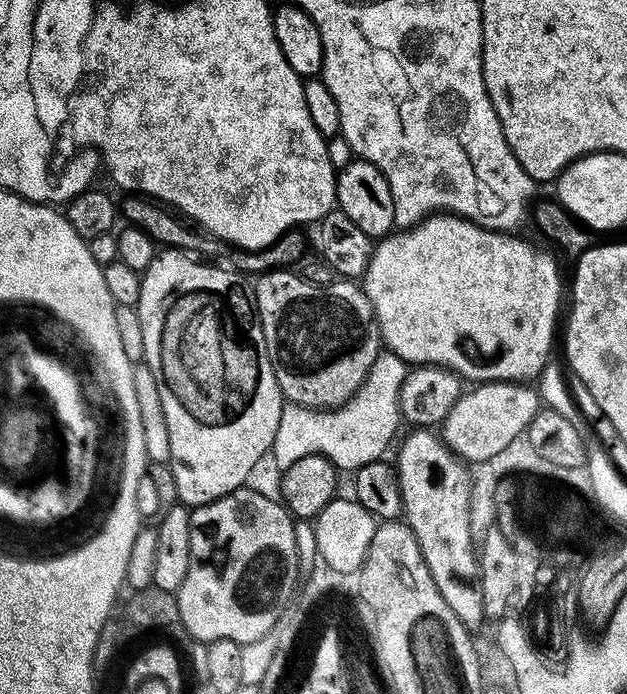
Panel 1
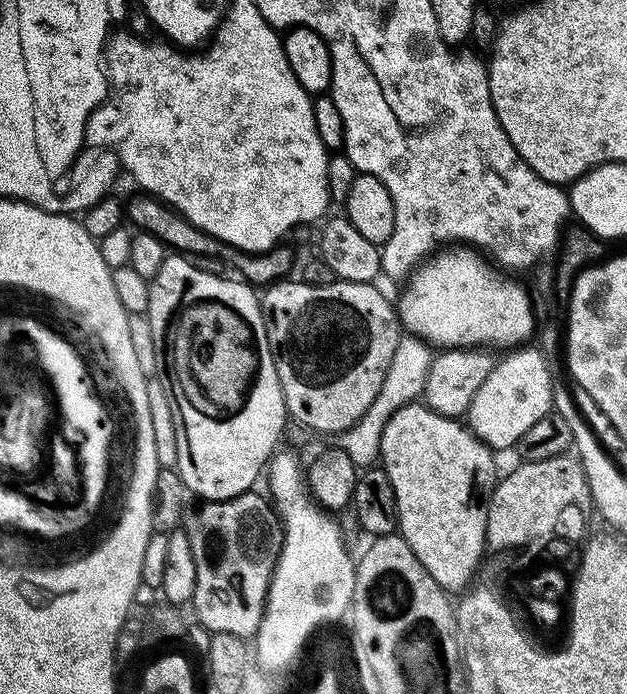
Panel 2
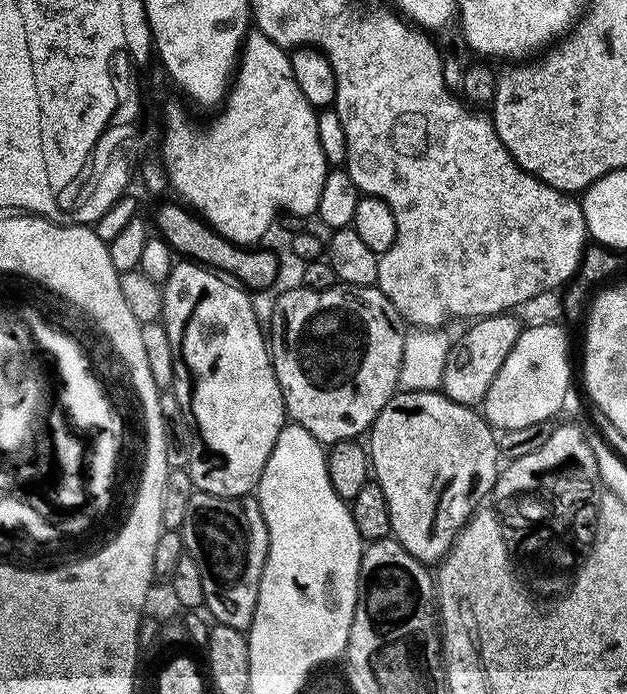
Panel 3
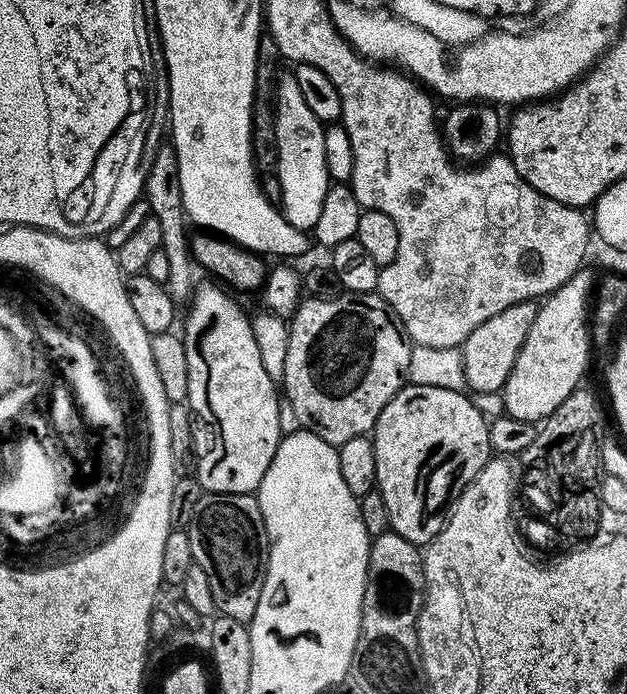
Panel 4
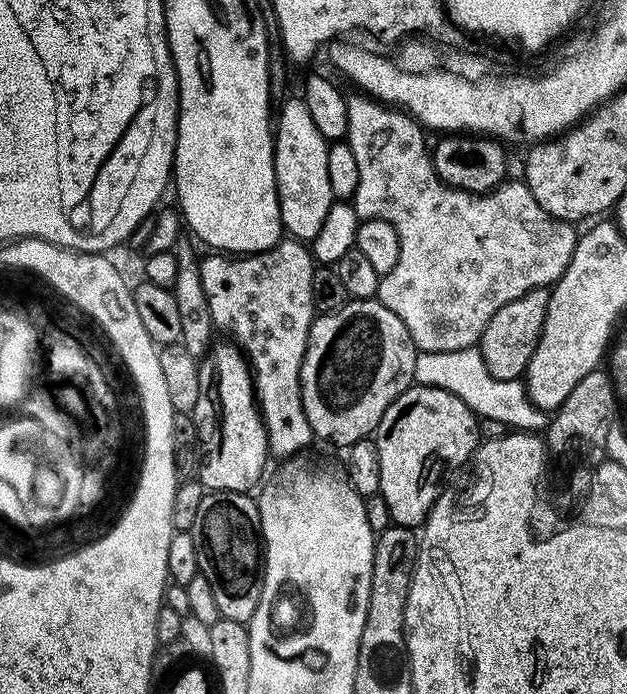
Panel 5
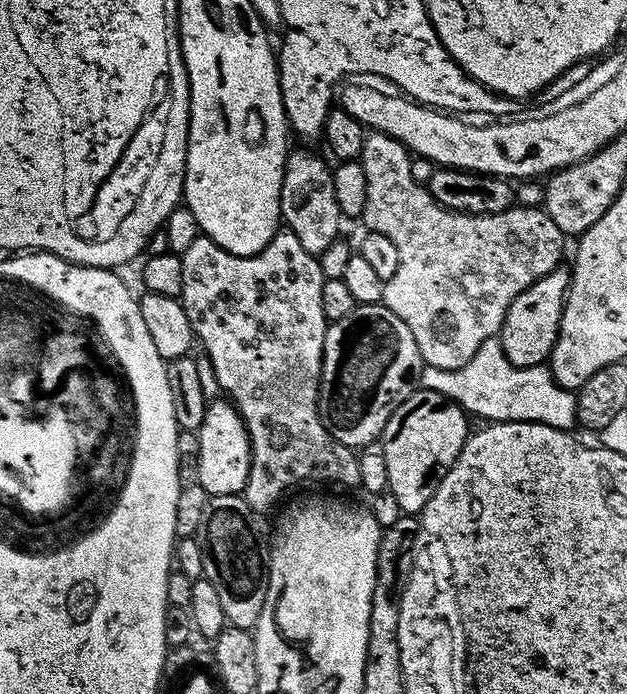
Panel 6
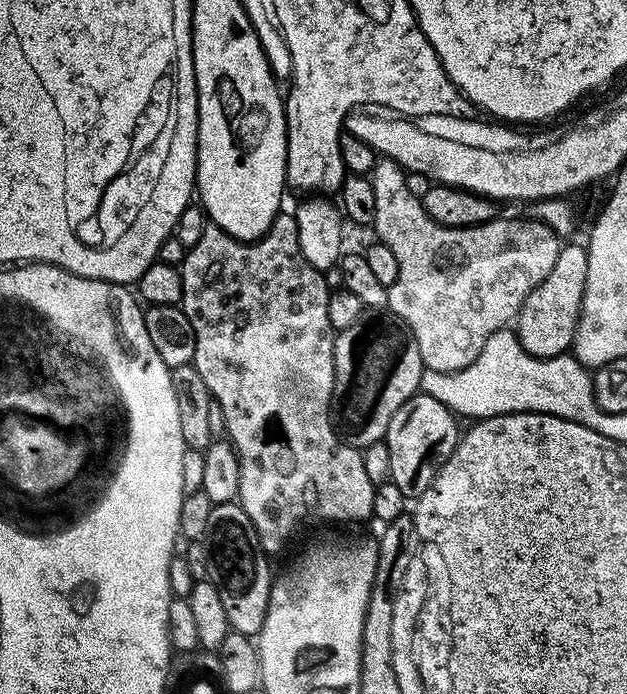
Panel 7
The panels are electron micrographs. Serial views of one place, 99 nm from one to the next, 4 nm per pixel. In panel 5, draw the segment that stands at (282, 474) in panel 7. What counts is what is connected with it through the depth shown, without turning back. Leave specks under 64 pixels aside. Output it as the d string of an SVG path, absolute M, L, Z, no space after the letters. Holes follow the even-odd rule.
M282 238L265 252L244 254L233 258L228 254L208 254L199 261L202 288L205 290L210 318L217 333L225 332L227 339L244 353L252 370L252 382L260 417L268 435L268 450L273 457L291 458L314 444L312 427L302 406L300 367L310 338L310 326L318 313L314 306L314 270L317 265L307 243L295 238Z

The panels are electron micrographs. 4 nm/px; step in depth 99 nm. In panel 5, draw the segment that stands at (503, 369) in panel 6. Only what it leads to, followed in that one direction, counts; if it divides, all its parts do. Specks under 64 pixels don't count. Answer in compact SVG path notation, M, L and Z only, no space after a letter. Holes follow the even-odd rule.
M473 346L449 352L420 352L414 362L416 384L425 384L446 390L476 413L477 417L493 419L507 425L509 429L540 434L549 424L549 413L534 406L528 390L520 380L499 380L490 374L479 347Z

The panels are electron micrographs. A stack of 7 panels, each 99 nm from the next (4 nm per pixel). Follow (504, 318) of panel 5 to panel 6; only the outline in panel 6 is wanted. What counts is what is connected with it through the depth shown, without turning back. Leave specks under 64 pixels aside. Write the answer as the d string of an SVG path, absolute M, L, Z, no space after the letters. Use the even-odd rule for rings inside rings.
M558 266L550 270L538 282L534 282L518 298L510 302L506 310L506 318L502 322L498 339L506 358L519 368L539 368L551 357L554 342L558 338L558 330L562 322L562 310L568 297L568 287L572 281L572 273L567 267Z

